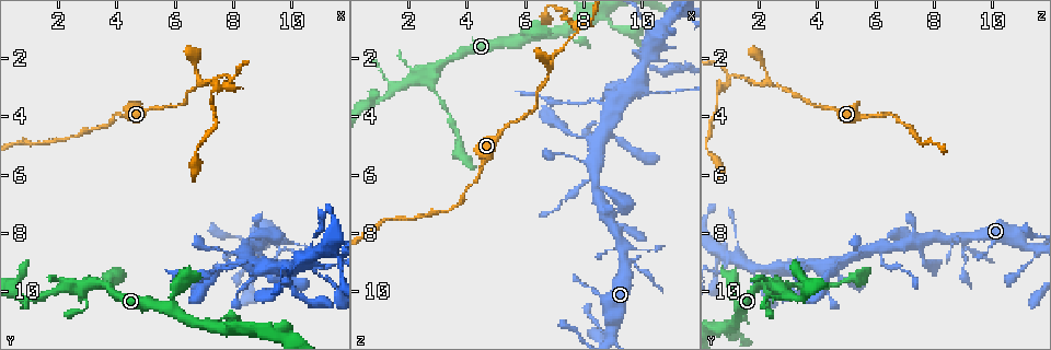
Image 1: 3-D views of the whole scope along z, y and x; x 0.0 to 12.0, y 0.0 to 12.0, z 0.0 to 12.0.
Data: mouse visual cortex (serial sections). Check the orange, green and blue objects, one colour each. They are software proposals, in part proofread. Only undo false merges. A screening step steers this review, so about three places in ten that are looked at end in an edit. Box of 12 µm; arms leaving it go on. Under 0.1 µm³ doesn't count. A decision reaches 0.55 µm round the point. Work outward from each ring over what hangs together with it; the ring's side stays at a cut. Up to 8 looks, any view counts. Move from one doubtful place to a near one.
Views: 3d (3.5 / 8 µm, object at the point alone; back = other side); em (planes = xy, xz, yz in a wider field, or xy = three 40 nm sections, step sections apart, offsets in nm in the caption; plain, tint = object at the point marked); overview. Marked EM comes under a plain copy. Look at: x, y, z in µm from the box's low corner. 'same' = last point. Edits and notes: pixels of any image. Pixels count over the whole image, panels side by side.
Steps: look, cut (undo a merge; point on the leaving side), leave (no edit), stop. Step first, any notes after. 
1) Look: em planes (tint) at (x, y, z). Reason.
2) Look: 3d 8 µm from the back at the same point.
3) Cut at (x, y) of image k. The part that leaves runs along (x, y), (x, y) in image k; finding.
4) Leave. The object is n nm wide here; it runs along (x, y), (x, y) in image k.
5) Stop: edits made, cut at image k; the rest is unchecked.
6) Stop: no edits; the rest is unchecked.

Look: 3d 8 µm at (8.8, 8.3, 7.3).

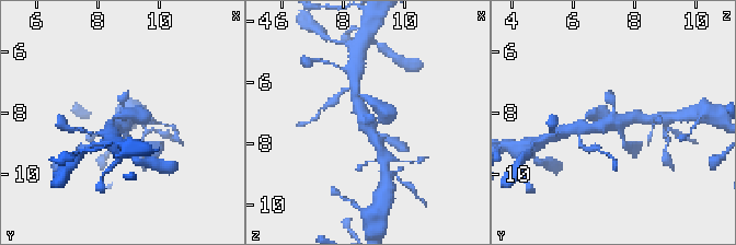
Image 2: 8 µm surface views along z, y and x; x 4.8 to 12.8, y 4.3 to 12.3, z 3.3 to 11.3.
Look: 3d 3.5 µm from the back at (8.9, 8.4, 7.4). Zoom in.

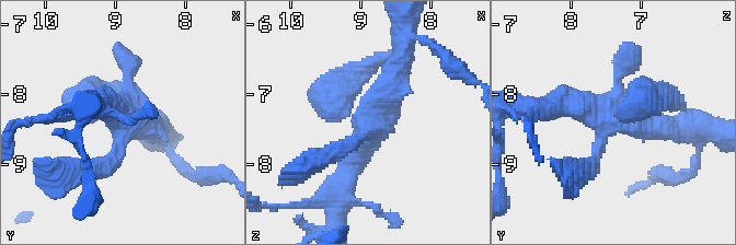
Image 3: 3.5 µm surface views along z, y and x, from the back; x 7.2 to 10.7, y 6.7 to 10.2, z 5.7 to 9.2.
Leave. It runs along (344, 179), (401, 59) in image 3; continuous, no second cell.

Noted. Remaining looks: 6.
Look: 3d 8 µm at (8.9, 8.5, 11.2). Sharp bend.

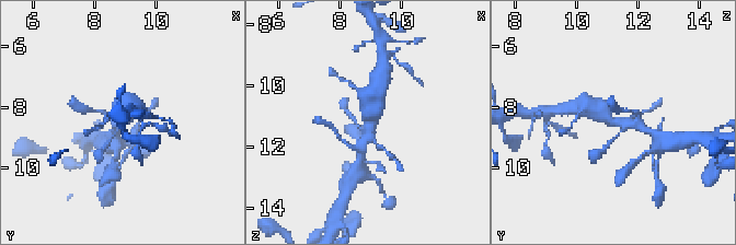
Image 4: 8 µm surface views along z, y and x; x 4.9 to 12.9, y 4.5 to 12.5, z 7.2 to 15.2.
Look: 3d 3.5 µm at (8.9, 8.5, 11.2). Closer look.

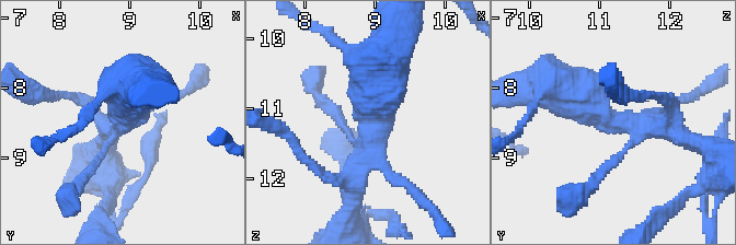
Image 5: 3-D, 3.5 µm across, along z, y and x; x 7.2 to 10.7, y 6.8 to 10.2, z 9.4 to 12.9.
Look: em planes (tint) at (8.95, 8.45, 11.25).

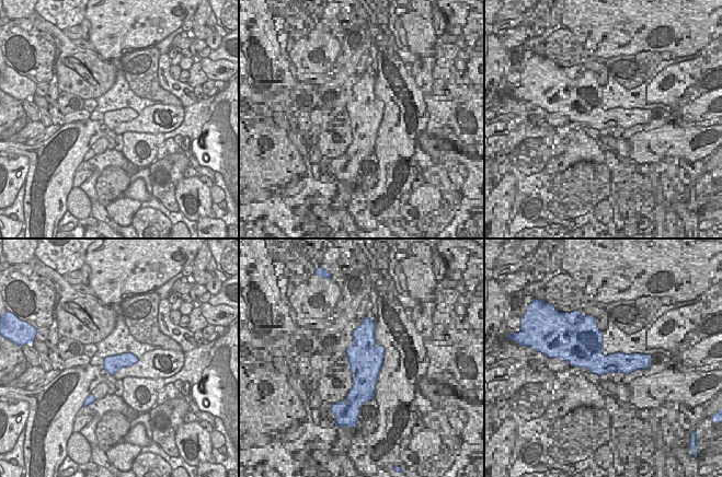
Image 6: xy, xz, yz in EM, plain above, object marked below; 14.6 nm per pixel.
Leave. The object is 240 nm wide here; it runs along (381, 65), (371, 154), (337, 176) in image 5; one cell here.

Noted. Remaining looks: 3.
Look: 3d 3.5 µm at (7.8, 2.5, 1.2). Two arms in line, one across.

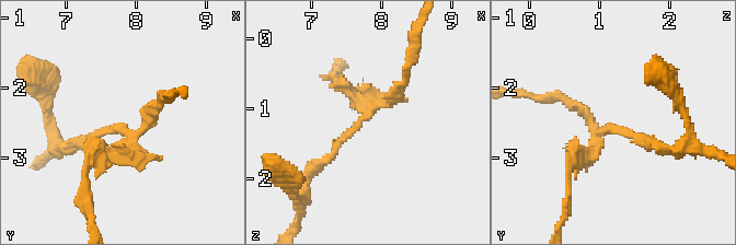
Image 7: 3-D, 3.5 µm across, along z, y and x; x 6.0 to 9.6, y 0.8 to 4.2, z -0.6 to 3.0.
Look: em xy step 5 (tint) at (7.80, 2.60, 1.05). Shape alone is not enough.

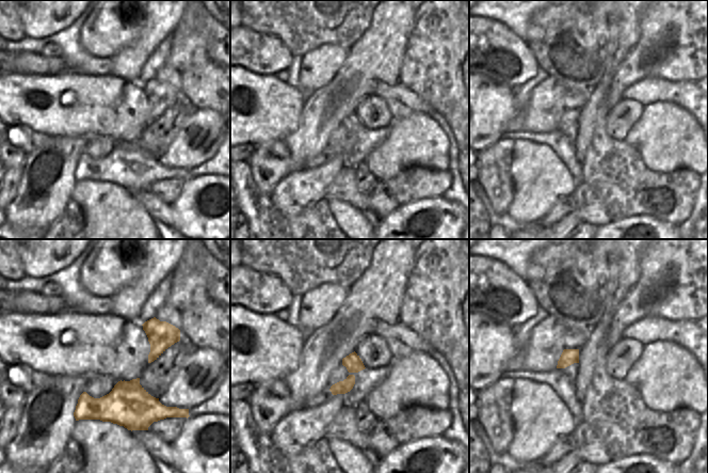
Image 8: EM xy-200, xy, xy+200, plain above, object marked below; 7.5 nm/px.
Look: em xy step 2 (tint) at the same point. Another direction.

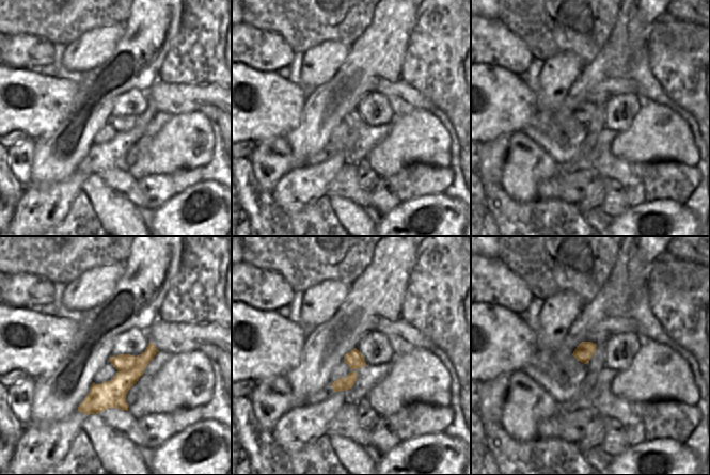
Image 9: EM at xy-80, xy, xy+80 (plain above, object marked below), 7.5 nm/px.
Cut at (102, 154) of image 7. The part that leaves runs along (126, 140), (89, 164), (92, 218) in image 7; two cells meet here.

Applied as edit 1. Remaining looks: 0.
Stop: edits made, cut at image 7; the rest is unchecked.

